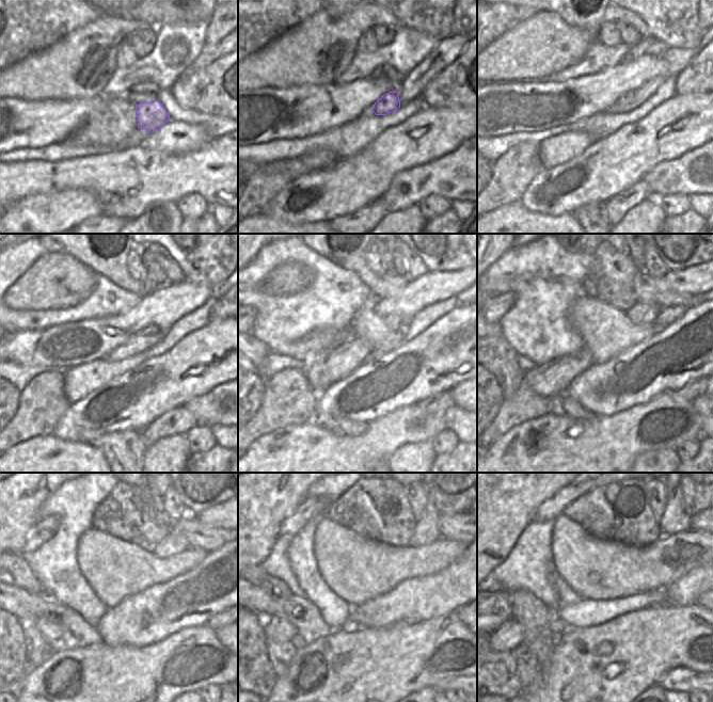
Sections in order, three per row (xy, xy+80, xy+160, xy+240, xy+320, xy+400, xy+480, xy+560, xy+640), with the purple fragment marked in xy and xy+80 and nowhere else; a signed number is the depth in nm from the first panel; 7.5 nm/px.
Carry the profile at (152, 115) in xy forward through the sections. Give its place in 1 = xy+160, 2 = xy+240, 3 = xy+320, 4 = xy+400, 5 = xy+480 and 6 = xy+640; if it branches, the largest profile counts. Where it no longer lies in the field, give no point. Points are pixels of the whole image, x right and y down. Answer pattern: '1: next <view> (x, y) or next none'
1: next xy+160 (628, 97)
2: next xy+240 (152, 330)
3: next xy+320 (395, 322)
4: next xy+400 (643, 313)
5: next xy+480 (175, 542)
6: next xy+640 (675, 520)

